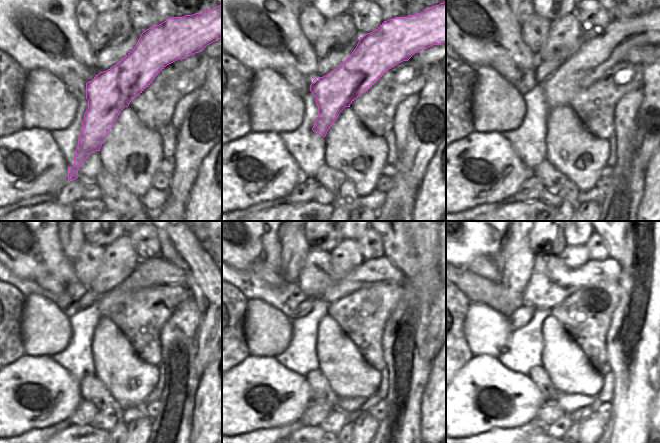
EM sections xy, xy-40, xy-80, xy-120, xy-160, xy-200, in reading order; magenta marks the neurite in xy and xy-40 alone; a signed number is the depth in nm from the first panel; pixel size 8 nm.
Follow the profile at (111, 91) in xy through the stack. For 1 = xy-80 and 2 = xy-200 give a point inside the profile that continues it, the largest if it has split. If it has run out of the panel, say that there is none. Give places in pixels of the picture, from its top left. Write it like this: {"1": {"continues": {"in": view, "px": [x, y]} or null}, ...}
{"1": {"continues": {"in": "xy-80", "px": [596, 55]}}, "2": {"continues": {"in": "xy-200", "px": [615, 273]}}}

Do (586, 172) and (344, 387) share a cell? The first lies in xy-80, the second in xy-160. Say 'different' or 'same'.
same

